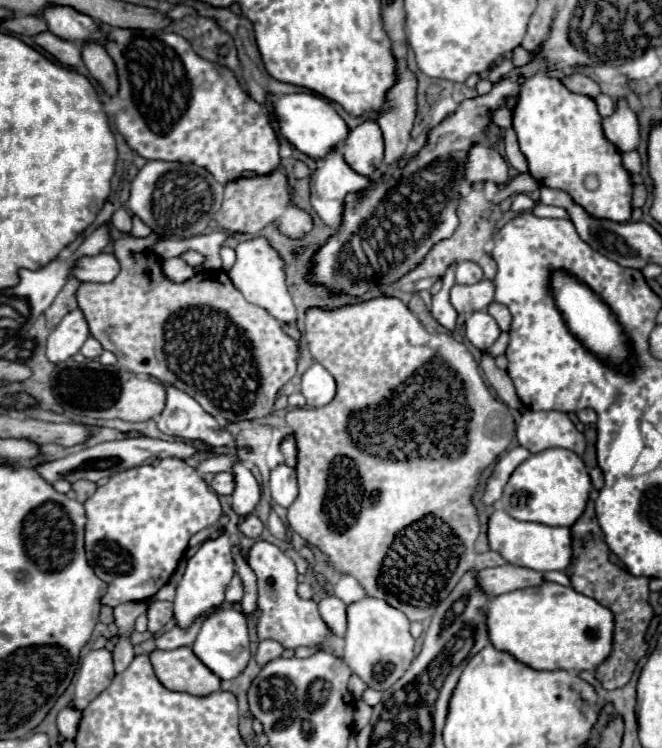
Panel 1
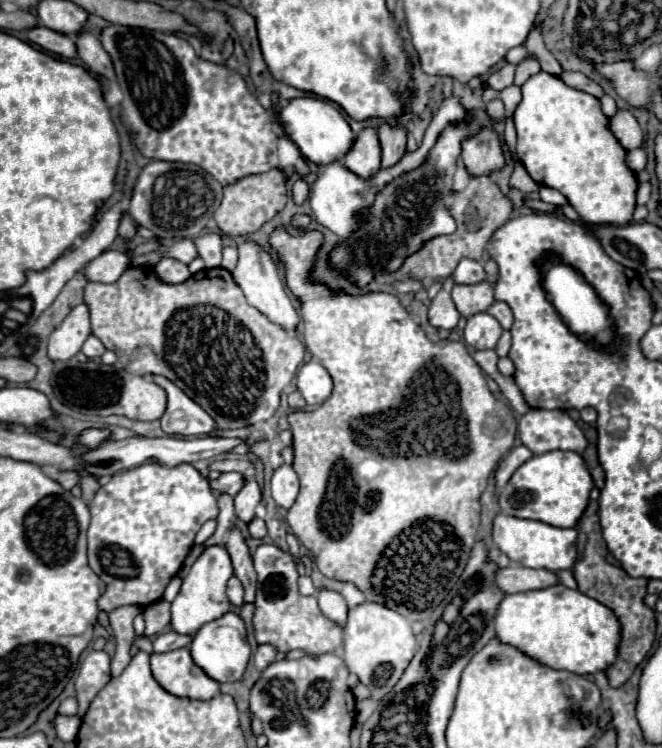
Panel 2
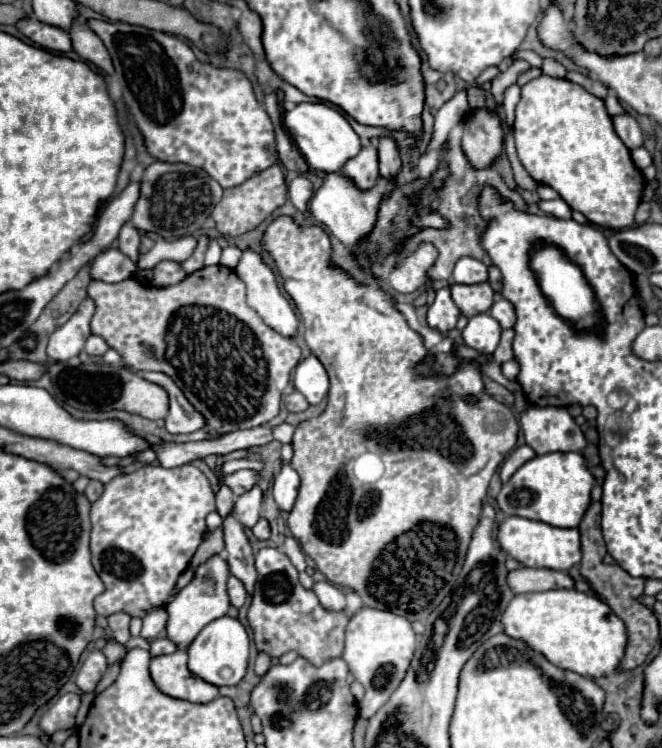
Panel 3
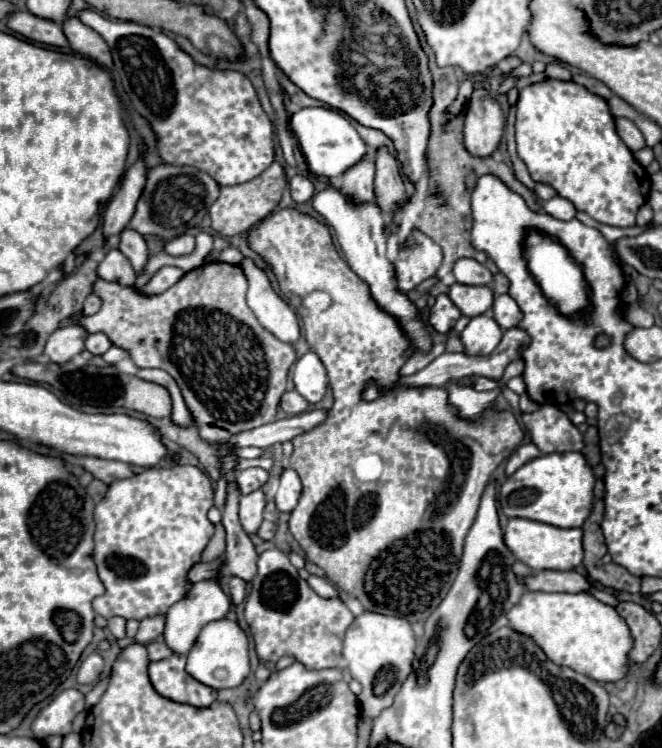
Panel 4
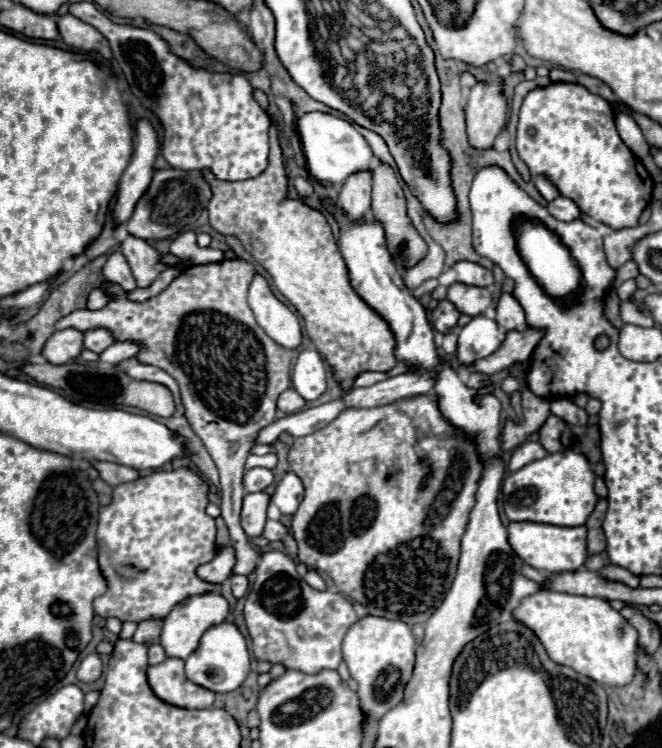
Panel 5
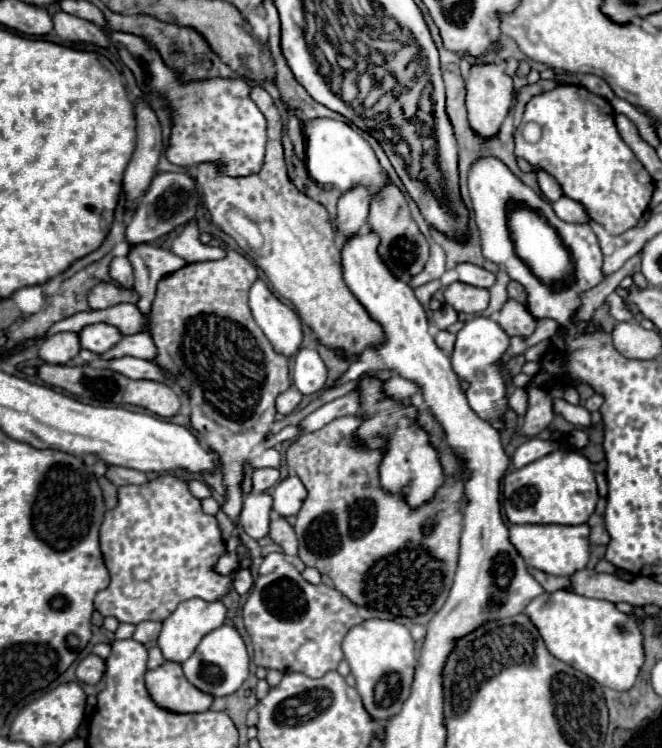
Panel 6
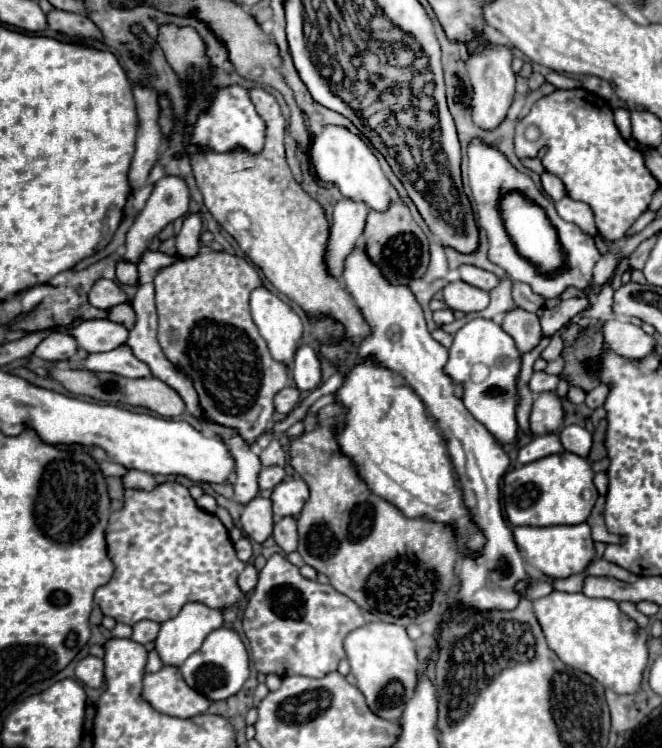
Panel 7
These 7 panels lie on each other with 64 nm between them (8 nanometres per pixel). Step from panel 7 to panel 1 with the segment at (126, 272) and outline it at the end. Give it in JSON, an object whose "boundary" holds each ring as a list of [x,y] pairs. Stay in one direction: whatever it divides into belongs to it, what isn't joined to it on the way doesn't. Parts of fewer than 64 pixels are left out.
{"boundary":[[[102,252],[96,256],[80,256],[72,268],[72,276],[80,282],[110,282],[118,270],[118,260],[110,252]]]}

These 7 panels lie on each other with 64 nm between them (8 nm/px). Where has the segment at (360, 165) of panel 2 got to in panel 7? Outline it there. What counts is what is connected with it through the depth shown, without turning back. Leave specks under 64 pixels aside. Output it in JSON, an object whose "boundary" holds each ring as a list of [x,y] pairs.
{"boundary":[[[344,198],[336,204],[328,240],[328,270],[332,272],[332,276],[342,276],[344,258],[358,244],[366,224],[366,216],[368,214],[364,202]]]}

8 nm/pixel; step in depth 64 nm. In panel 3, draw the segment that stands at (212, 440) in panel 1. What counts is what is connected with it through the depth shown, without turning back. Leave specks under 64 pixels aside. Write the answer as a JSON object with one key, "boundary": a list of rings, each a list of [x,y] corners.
{"boundary":[[[140,372],[140,376],[148,382],[162,386],[168,392],[170,410],[168,410],[168,416],[164,418],[164,422],[166,422],[166,430],[170,434],[188,434],[188,432],[196,432],[206,426],[206,418],[188,402],[184,392],[172,382],[170,376],[166,376],[162,372]]]}

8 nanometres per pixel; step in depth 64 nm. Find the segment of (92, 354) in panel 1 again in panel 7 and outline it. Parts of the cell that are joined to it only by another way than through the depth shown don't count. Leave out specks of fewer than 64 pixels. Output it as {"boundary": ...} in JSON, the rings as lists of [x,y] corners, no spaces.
{"boundary":[[[84,320],[74,330],[58,328],[64,334],[72,334],[80,348],[86,352],[110,352],[122,346],[128,338],[128,330],[122,324],[110,320]]]}

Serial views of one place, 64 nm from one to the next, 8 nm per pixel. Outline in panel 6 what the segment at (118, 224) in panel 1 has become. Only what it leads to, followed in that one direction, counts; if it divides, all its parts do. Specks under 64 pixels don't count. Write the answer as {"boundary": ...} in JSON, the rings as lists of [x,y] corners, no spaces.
{"boundary":[[[136,244],[130,246],[126,258],[130,260],[134,268],[134,290],[140,294],[140,302],[136,304],[144,314],[150,310],[150,304],[154,300],[154,292],[158,282],[180,268],[186,266],[186,260],[172,254],[170,250],[156,248],[152,244]]]}

